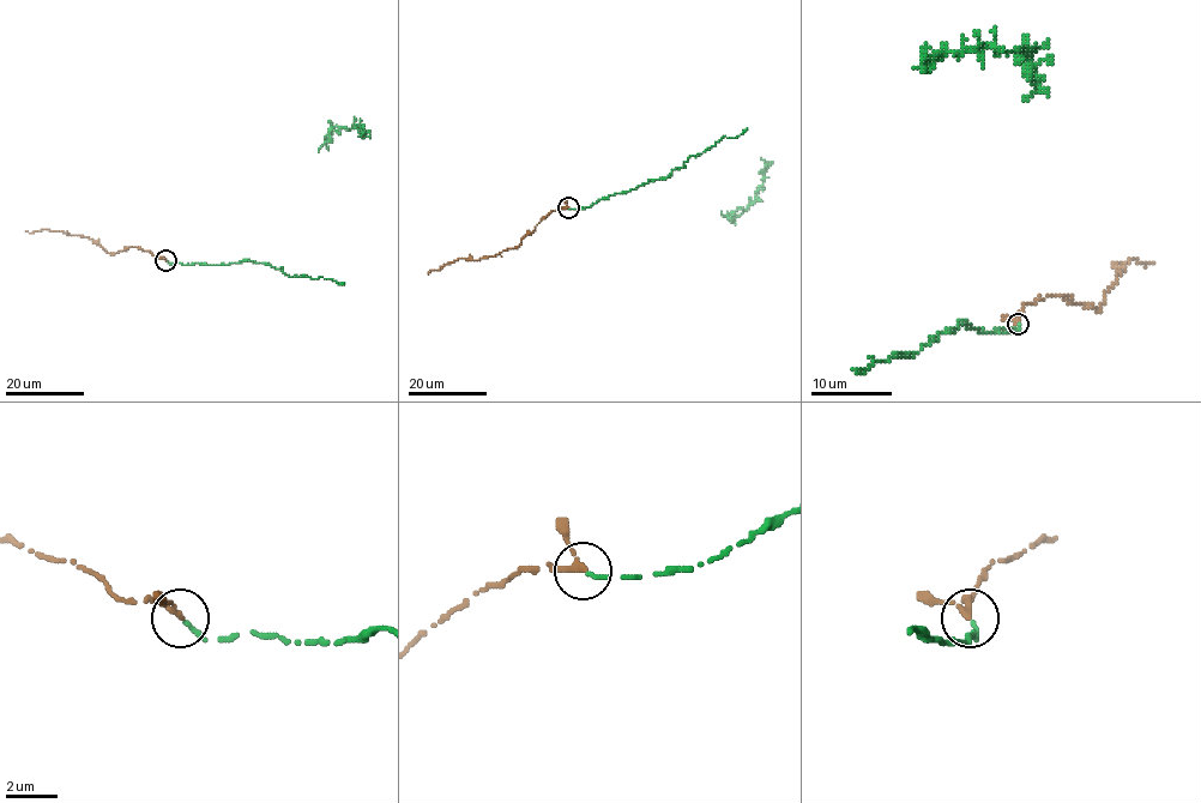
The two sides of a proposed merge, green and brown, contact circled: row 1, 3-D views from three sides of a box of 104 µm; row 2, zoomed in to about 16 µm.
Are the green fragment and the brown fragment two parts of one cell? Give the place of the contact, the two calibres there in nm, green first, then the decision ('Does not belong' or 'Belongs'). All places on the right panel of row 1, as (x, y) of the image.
Place: (1018, 324). Thickness 180 nm (green) against 200 nm. Belongs

